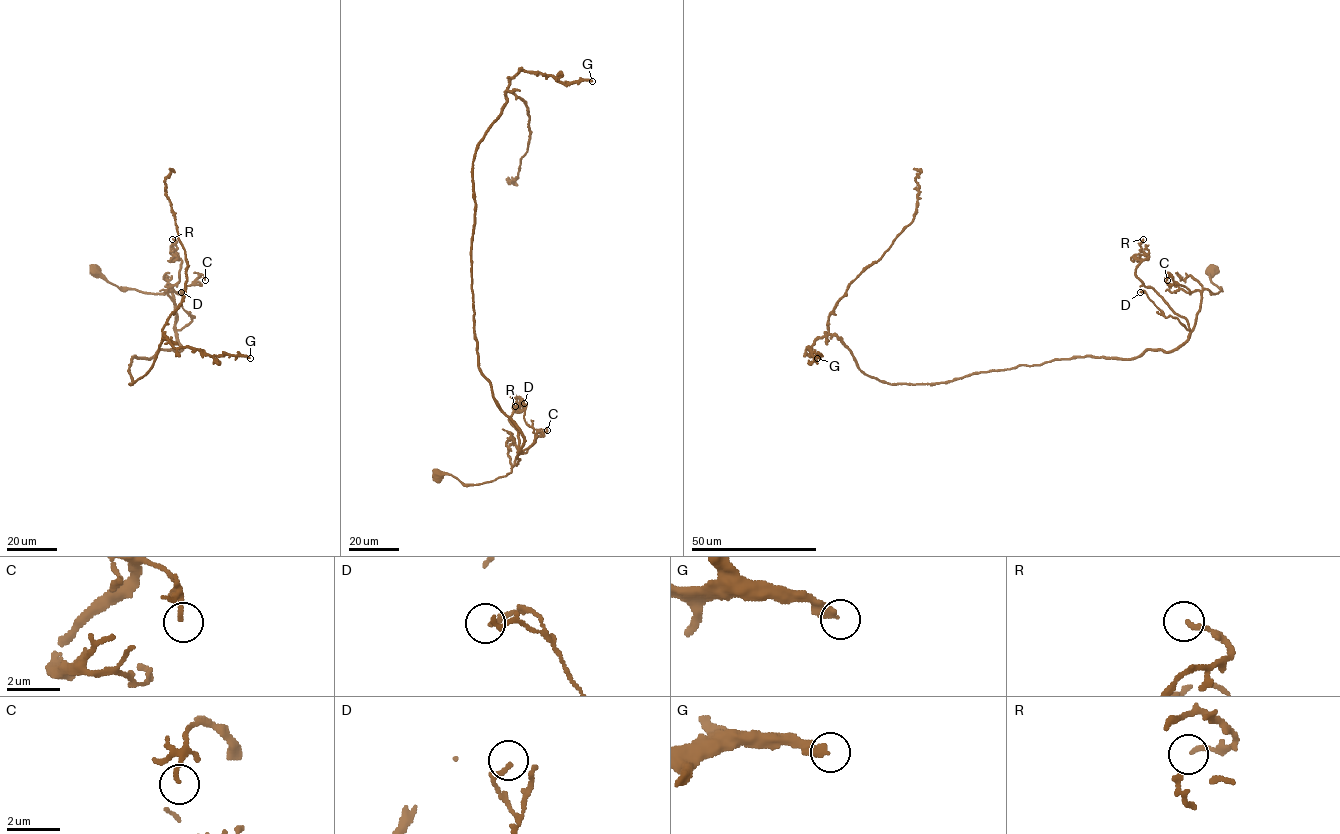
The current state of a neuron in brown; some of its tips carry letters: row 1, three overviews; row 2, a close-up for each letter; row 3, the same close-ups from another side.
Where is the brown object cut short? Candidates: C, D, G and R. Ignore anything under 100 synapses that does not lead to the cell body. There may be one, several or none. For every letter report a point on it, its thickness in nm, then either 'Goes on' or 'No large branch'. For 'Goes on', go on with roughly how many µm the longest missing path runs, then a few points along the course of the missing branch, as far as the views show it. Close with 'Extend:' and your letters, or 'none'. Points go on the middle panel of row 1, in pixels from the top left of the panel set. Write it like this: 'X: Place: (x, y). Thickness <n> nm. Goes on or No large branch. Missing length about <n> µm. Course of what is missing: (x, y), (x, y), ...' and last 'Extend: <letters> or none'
C: Place: (547, 430). Thickness 160 nm. No large branch
D: Place: (524, 403). Thickness 150 nm. No large branch
G: Place: (592, 81). Thickness 360 nm. Goes on. Missing length about 70 µm
R: Place: (515, 406). Thickness 180 nm. No large branch
Extend: G

